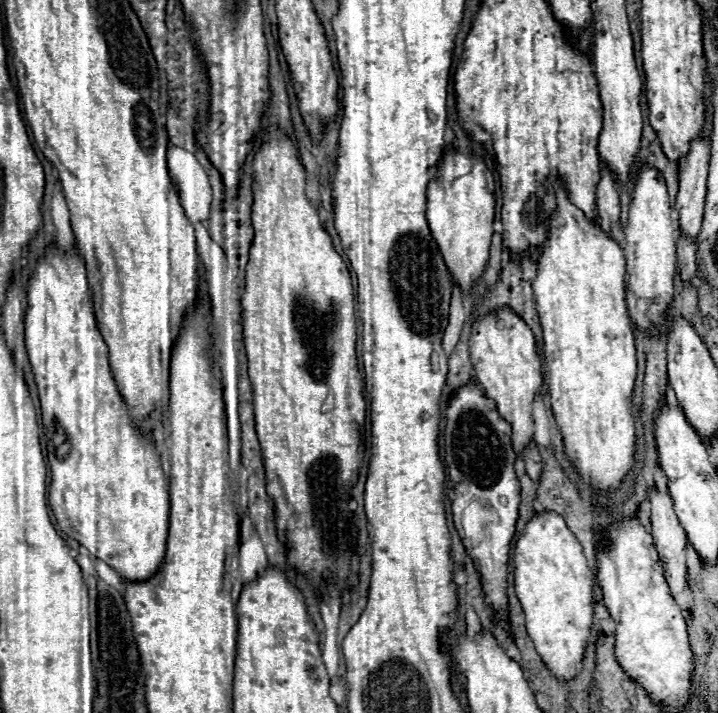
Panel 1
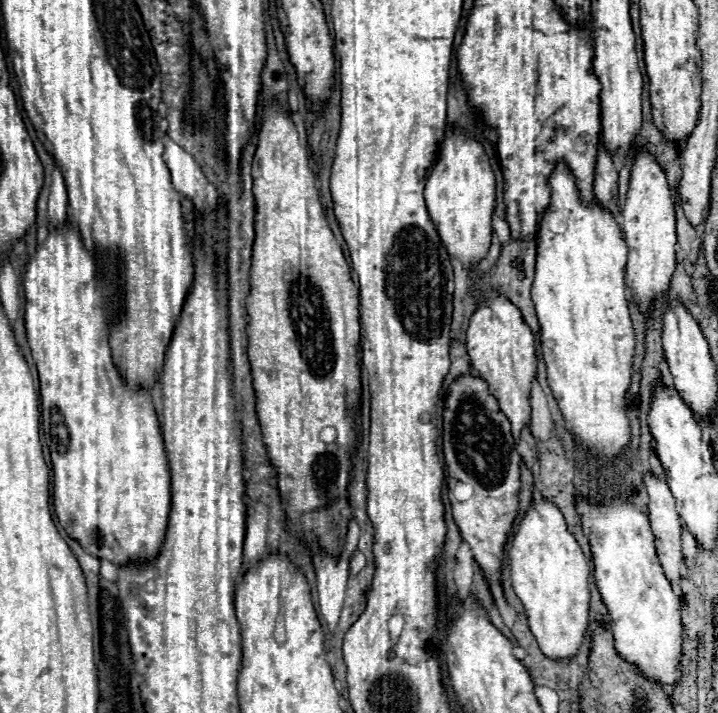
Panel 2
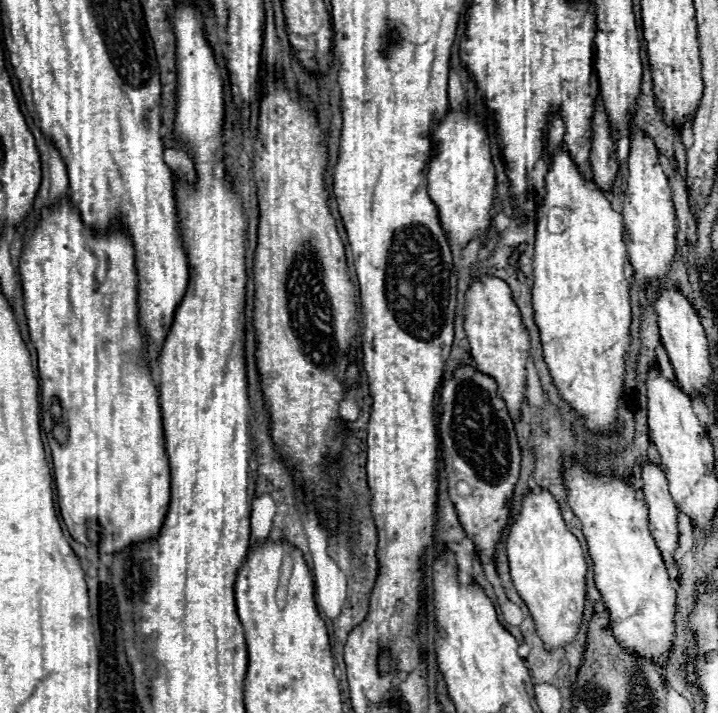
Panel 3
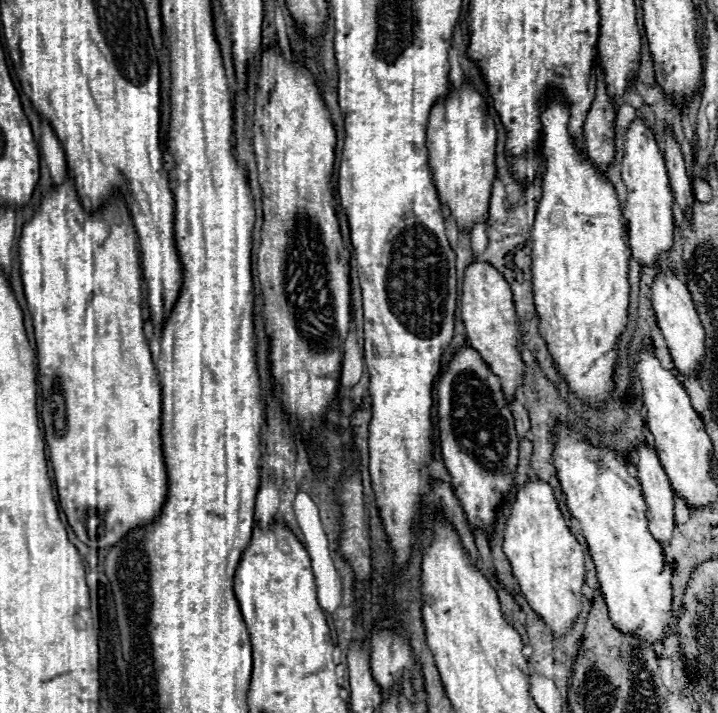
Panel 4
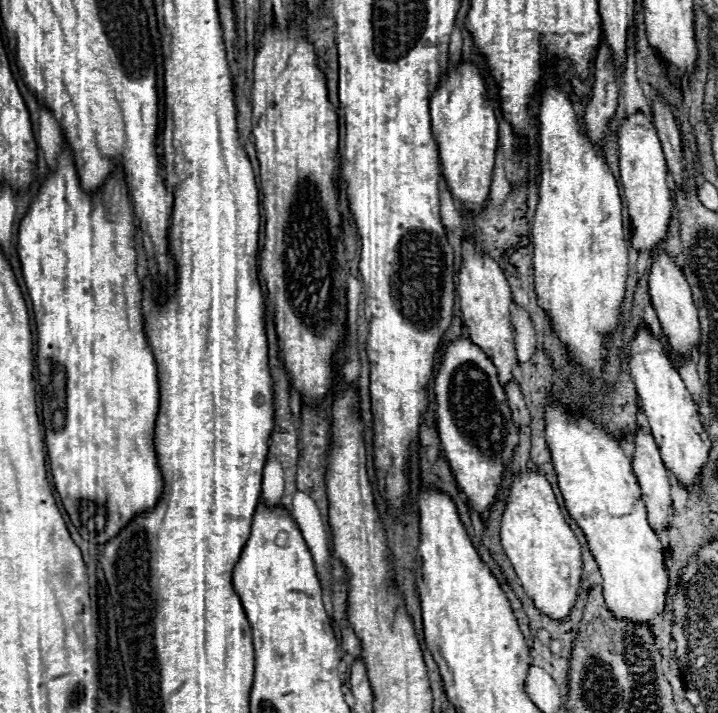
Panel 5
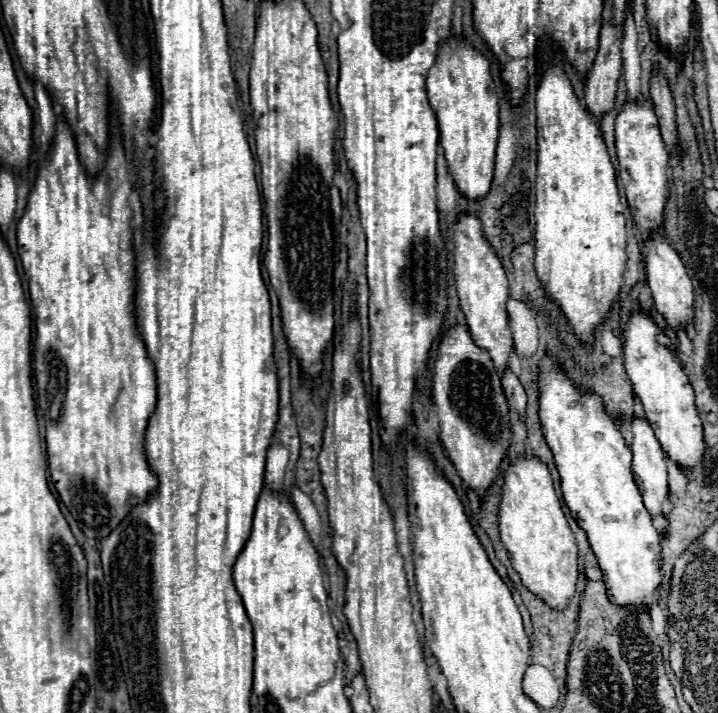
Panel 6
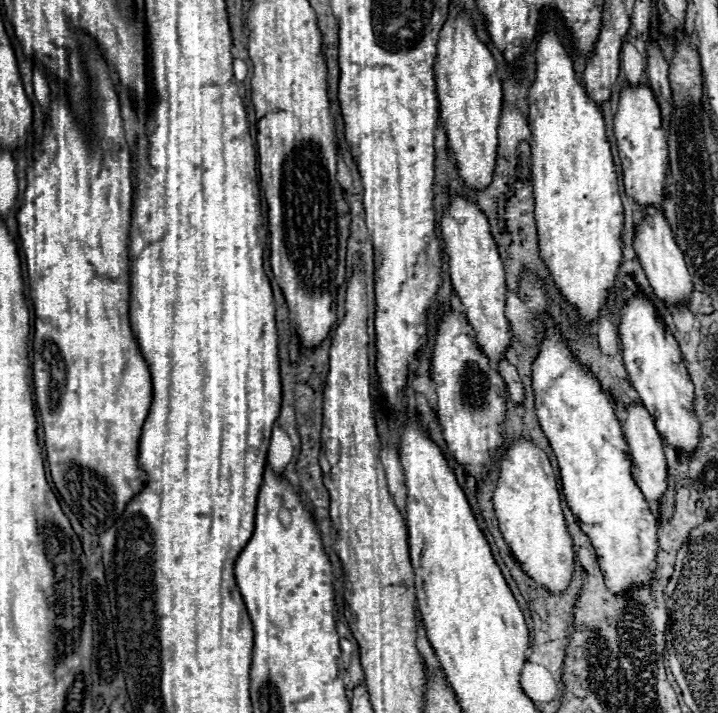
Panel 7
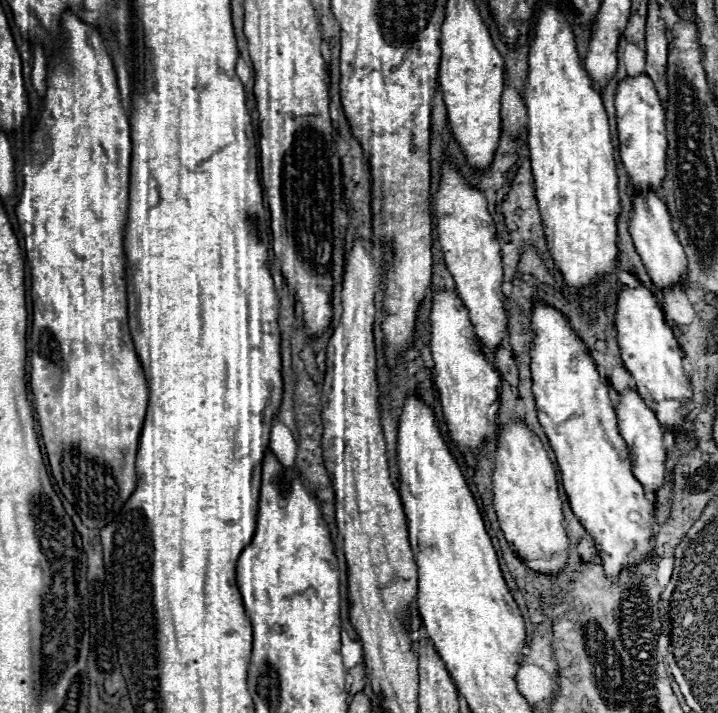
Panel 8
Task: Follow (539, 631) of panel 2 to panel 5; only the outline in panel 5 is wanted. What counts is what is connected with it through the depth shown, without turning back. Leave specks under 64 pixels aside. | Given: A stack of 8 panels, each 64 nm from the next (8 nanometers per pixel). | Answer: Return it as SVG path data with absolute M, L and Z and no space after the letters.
M526 470L524 474L514 476L500 536L504 552L534 606L552 620L564 622L570 616L580 590L582 550L560 512L550 482L540 472Z

